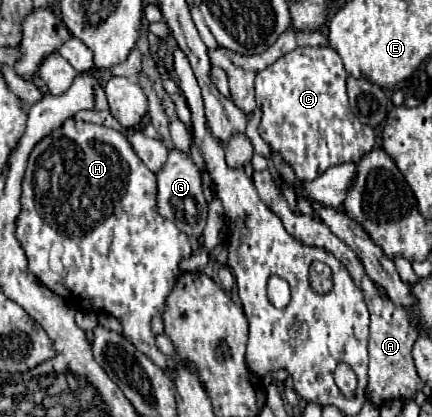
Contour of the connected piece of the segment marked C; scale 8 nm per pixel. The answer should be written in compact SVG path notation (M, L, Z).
M298 47L256 75L256 103L262 107L258 131L272 149L282 153L302 181L314 181L328 167L360 161L368 149L376 147L376 131L370 125L362 125L348 105L346 77L340 55L332 47Z

